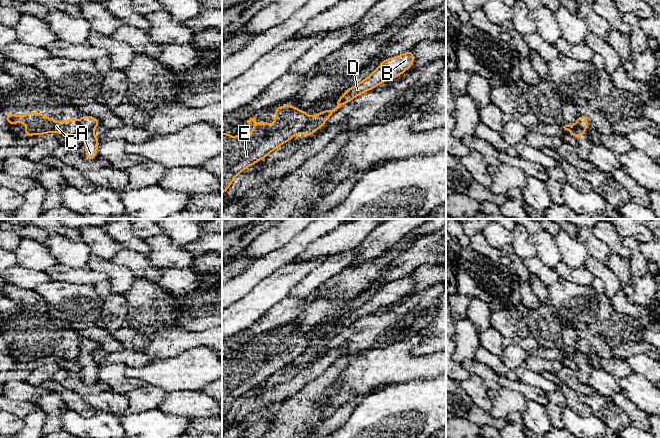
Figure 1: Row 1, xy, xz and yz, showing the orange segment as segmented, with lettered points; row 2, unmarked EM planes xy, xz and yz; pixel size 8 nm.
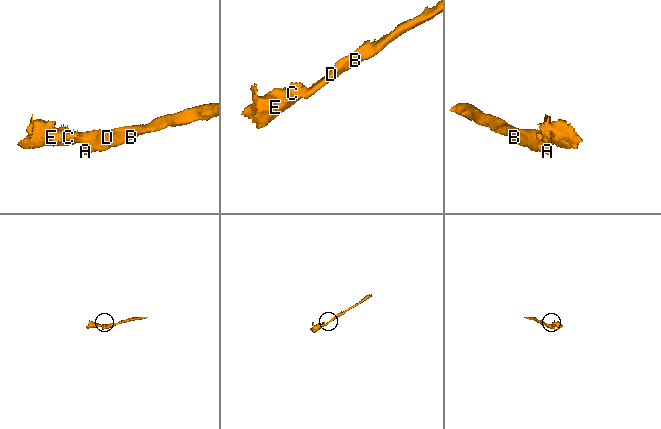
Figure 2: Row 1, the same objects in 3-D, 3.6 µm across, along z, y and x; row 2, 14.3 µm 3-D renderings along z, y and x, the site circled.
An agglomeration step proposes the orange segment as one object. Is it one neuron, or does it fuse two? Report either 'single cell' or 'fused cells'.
fused cells

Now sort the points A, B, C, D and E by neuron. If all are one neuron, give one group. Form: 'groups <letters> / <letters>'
groups A B D / C E

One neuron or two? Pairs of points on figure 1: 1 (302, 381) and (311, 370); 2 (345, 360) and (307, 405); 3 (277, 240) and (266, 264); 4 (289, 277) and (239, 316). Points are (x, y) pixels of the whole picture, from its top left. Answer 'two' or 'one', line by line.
1: one
2: one
3: two
4: one

